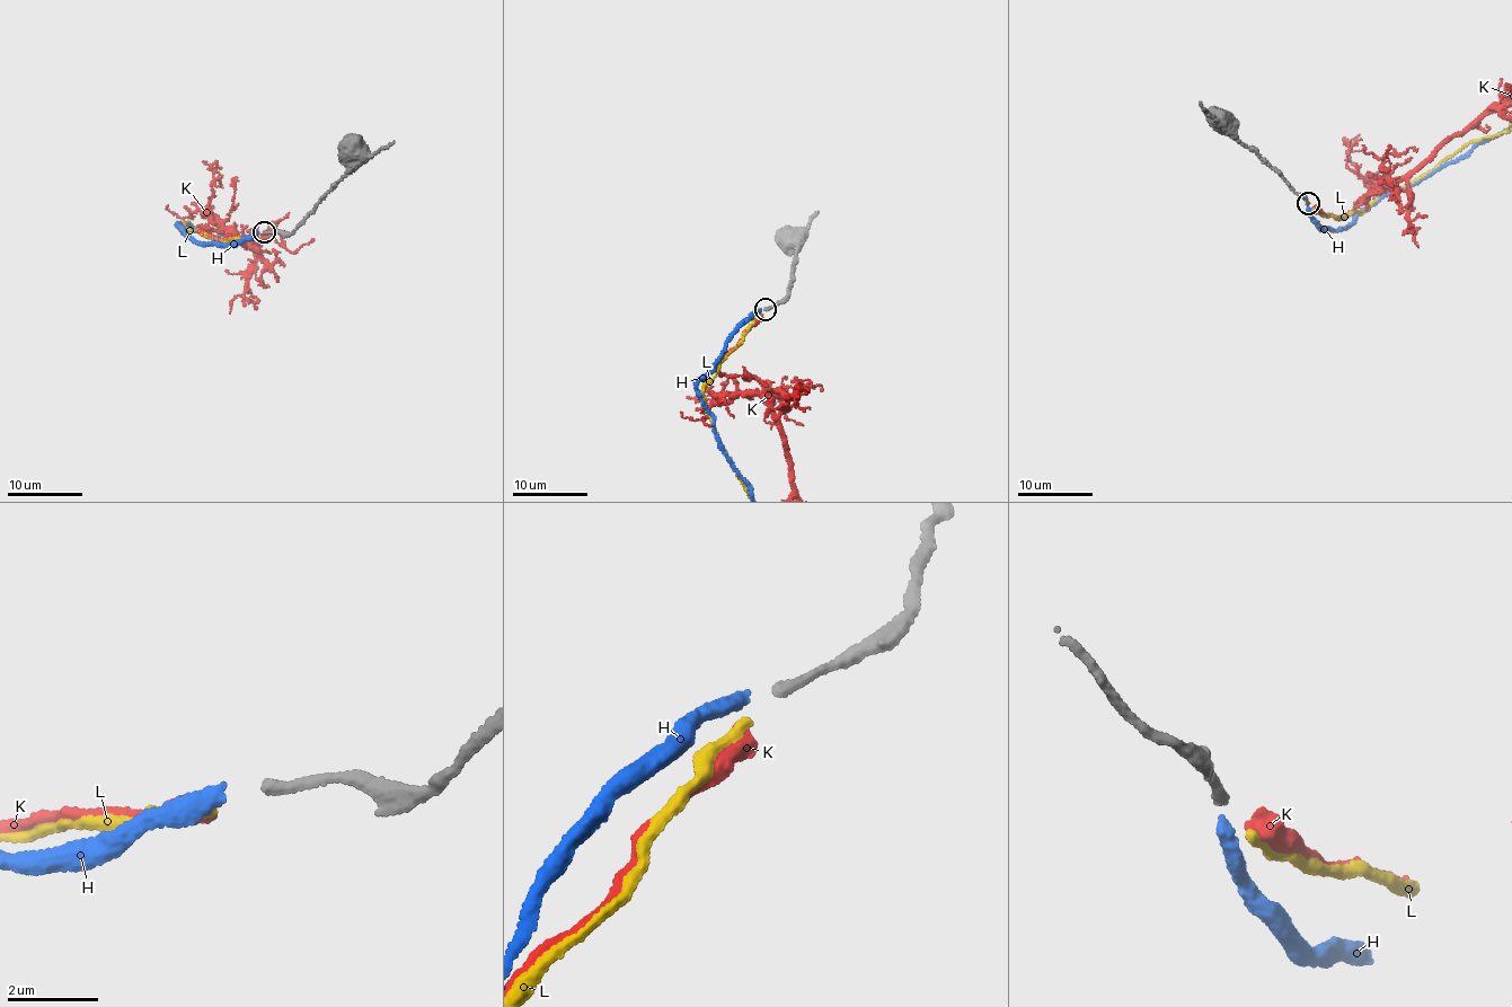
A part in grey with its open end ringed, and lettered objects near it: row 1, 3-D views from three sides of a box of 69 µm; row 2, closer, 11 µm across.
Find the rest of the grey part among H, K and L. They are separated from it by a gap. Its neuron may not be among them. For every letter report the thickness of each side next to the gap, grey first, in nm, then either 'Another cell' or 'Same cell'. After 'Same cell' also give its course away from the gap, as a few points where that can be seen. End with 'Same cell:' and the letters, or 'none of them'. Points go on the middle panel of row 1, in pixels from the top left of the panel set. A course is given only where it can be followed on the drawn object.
H: Thickness 240 nm (grey) against 340 nm. Another cell
K: Thickness 240 nm (grey) against 460 nm. Another cell
L: Thickness 240 nm (grey) against 240 nm. Another cell
Same cell: none of them

